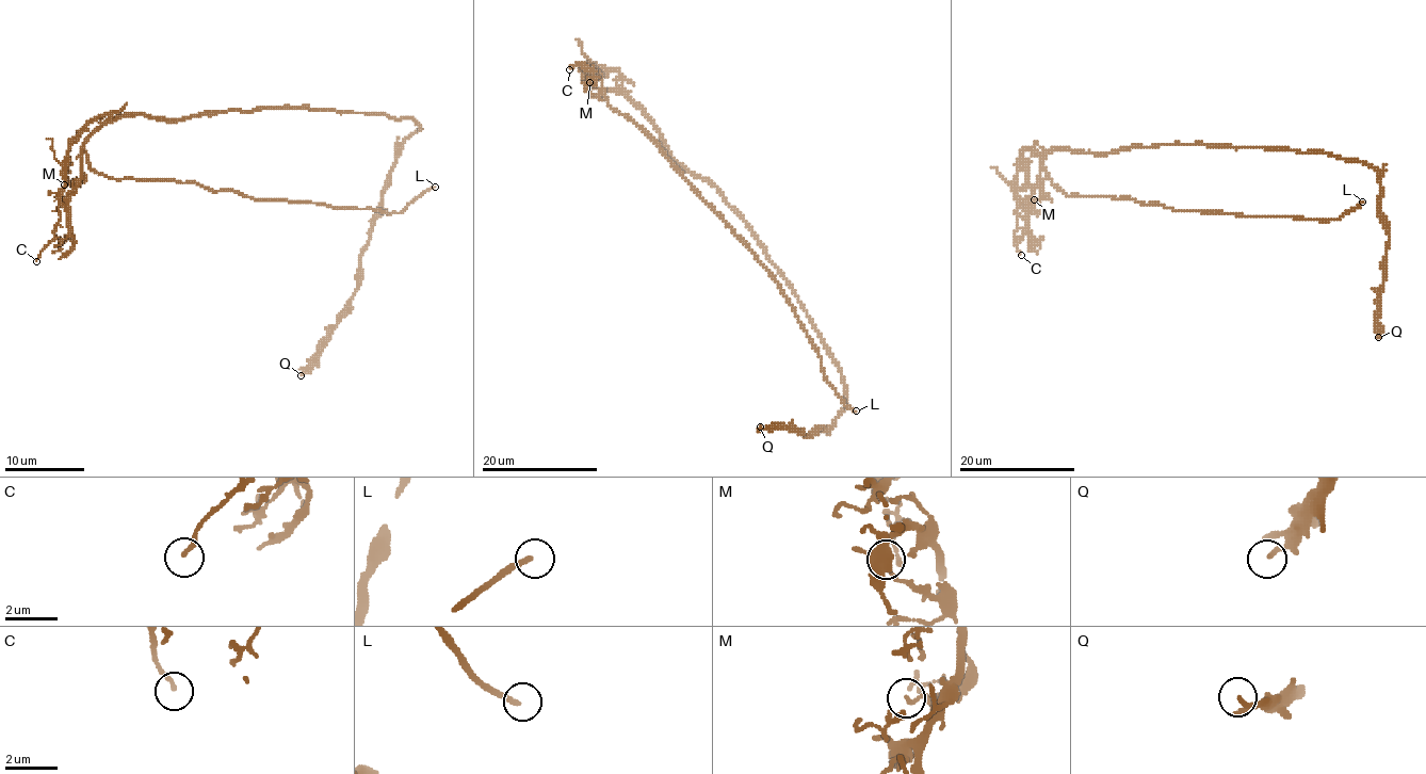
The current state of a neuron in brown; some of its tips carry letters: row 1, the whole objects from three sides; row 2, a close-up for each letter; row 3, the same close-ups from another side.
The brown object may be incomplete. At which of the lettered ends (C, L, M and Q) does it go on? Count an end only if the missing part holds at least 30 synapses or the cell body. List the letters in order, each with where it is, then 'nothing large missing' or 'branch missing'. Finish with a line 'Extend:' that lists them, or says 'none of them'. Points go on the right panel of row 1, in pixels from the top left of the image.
C: (1021, 255) | nothing large missing
L: (1362, 202) | branch missing
M: (1034, 199) | nothing large missing
Q: (1378, 337) | nothing large missing
Extend: L

